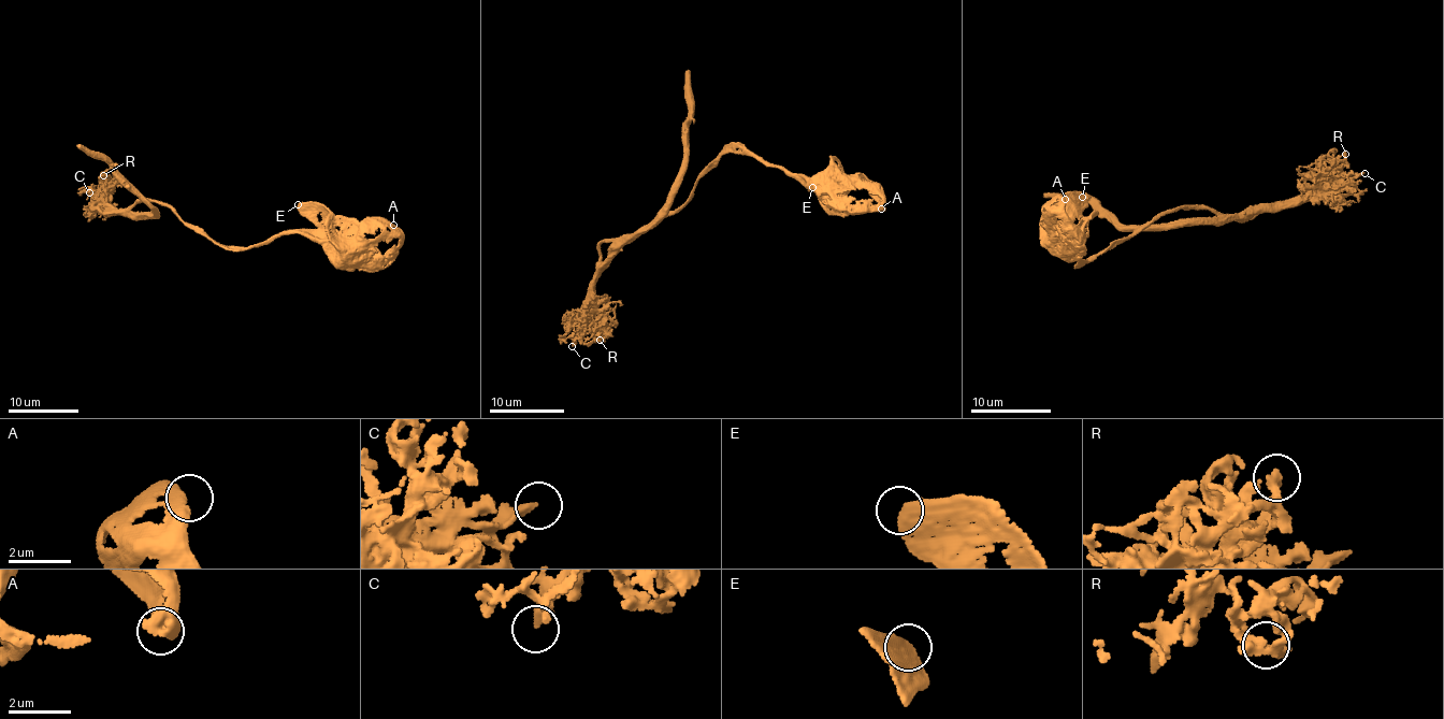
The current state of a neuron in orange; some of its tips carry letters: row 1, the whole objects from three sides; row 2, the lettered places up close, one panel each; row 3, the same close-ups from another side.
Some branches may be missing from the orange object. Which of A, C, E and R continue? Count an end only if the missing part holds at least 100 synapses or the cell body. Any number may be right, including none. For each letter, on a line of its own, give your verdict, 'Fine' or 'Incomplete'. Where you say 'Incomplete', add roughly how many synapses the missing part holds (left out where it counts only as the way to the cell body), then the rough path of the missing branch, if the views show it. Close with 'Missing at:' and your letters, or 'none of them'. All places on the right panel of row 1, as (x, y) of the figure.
A: Fine
C: Fine
E: Fine
R: Fine
Missing at: none of them

